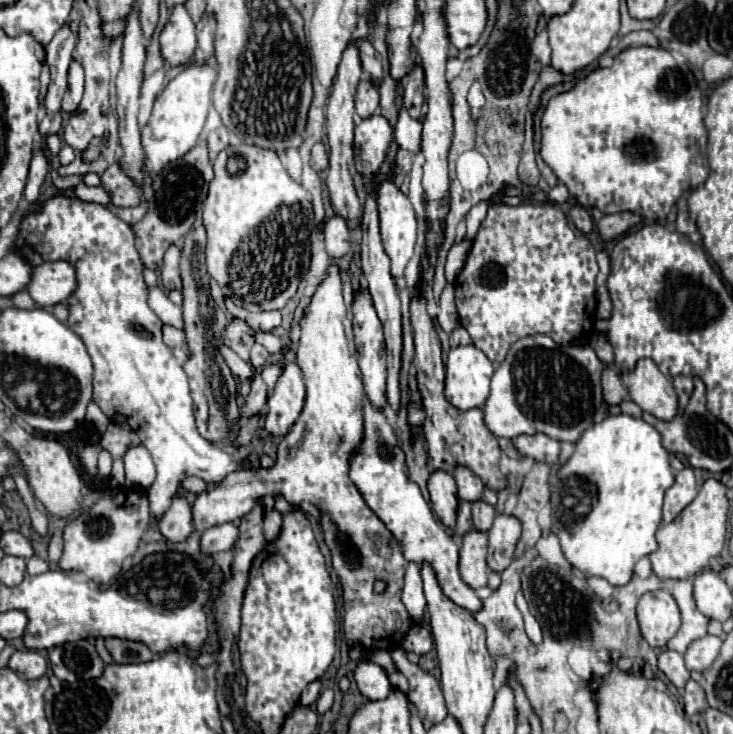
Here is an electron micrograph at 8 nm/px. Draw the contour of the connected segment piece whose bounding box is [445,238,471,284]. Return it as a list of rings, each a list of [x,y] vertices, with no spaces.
[[[465,238],[457,244],[453,244],[447,252],[447,262],[445,262],[445,276],[447,276],[447,282],[453,284],[455,276],[461,272],[463,264],[465,264],[465,258],[467,258],[467,252],[471,248],[471,242]]]

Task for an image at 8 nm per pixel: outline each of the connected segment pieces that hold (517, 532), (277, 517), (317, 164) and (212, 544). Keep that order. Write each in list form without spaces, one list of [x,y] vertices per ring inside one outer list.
[[[497,514],[487,536],[489,536],[487,562],[489,562],[491,570],[501,572],[513,560],[515,546],[521,538],[521,522],[519,522],[519,518],[509,516],[509,514]]]
[[[271,510],[265,514],[265,528],[263,528],[263,534],[265,534],[265,540],[267,542],[273,542],[281,532],[281,514],[277,510]]]
[[[321,142],[315,144],[311,150],[311,168],[317,172],[323,172],[329,168],[329,156],[327,156],[327,150]]]
[[[227,522],[227,524],[219,524],[219,526],[211,526],[209,530],[203,532],[201,536],[201,548],[207,554],[215,554],[215,552],[223,552],[223,550],[231,550],[235,546],[239,538],[239,530],[235,524]]]

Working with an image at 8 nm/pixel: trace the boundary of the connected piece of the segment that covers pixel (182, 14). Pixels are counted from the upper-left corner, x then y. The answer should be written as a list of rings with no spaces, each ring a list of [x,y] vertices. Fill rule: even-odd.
[[[183,4],[171,8],[169,22],[165,24],[159,36],[159,42],[161,42],[161,54],[165,62],[171,66],[179,66],[193,56],[197,48],[195,24]]]

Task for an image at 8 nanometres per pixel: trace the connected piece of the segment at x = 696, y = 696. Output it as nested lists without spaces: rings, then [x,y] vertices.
[[[689,680],[689,682],[687,682],[683,700],[685,700],[685,714],[687,714],[687,716],[693,716],[693,714],[703,712],[703,710],[707,708],[705,692],[703,692],[703,688],[701,688],[695,680]]]

